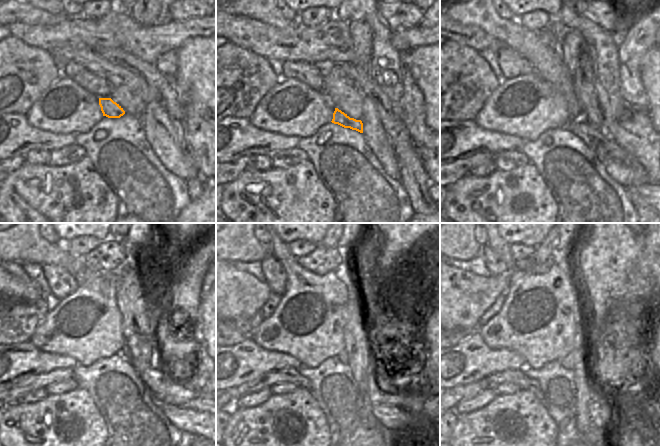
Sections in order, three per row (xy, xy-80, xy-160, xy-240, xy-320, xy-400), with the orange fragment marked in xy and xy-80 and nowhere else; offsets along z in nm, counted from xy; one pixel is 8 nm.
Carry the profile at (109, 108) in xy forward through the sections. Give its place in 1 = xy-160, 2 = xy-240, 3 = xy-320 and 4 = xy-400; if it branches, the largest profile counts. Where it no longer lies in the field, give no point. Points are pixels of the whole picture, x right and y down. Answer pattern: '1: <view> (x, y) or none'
1: xy-160 (594, 137)
2: xy-240 (163, 385)
3: xy-320 (378, 393)
4: xy-400 (596, 391)

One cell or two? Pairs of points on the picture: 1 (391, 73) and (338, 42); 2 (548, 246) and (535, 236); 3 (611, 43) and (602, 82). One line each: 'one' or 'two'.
1: two
2: two
3: one

